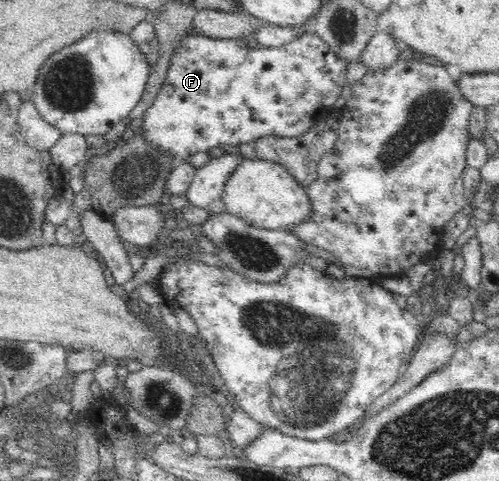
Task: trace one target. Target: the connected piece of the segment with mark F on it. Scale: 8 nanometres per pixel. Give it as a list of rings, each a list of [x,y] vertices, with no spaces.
[[[189,31],[170,57],[166,78],[152,105],[144,112],[140,127],[143,139],[161,152],[188,160],[196,152],[209,152],[216,146],[249,145],[264,136],[296,137],[310,130],[327,112],[347,83],[347,60],[336,56],[312,32],[288,42],[282,48],[249,49],[245,39],[212,39]]]

